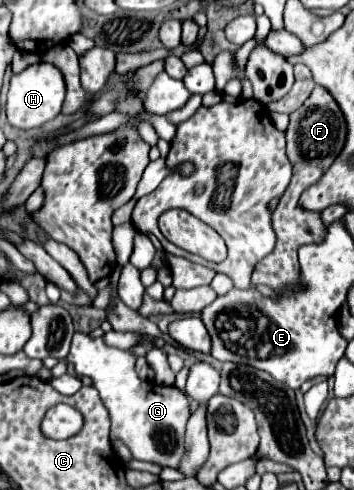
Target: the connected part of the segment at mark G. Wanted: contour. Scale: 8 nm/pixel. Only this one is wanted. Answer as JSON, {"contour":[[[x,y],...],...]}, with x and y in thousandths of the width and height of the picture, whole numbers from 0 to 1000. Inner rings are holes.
{"contour":[[[218,678],[201,698],[189,739],[206,743],[218,767],[251,767],[274,792],[314,857],[314,898],[342,898],[387,939],[444,943],[449,951],[500,955],[517,931],[523,865],[534,857],[528,808],[489,792],[404,780],[381,759],[381,727],[359,714],[331,714]]]}

